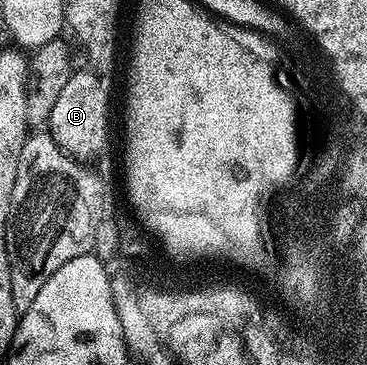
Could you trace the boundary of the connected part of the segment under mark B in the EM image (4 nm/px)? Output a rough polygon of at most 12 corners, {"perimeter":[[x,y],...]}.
{"perimeter":[[76,71],[48,132],[67,156],[90,163],[110,141],[103,78]]}

